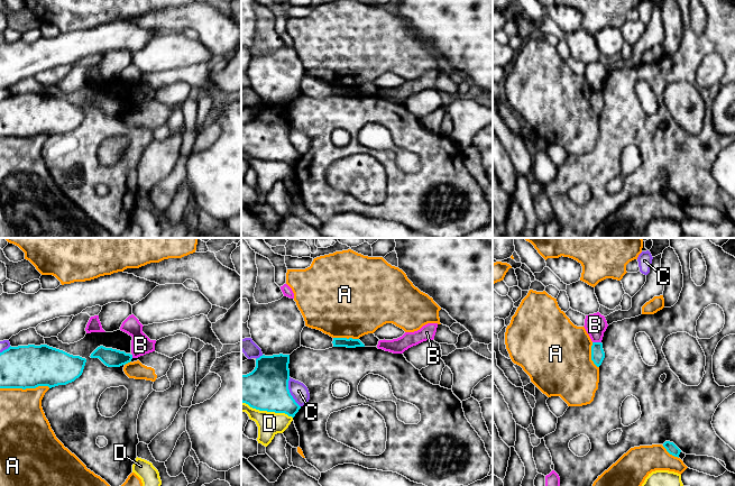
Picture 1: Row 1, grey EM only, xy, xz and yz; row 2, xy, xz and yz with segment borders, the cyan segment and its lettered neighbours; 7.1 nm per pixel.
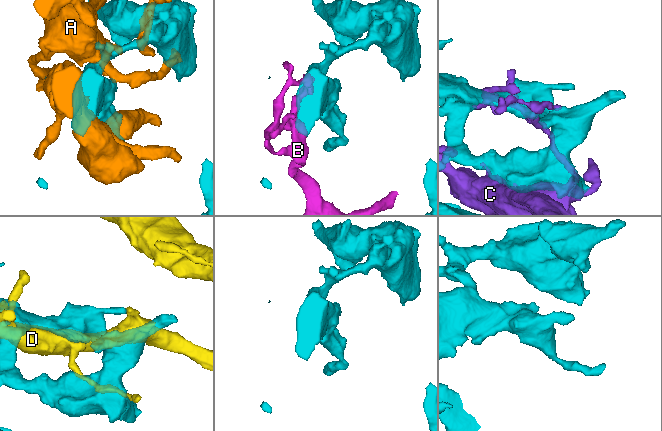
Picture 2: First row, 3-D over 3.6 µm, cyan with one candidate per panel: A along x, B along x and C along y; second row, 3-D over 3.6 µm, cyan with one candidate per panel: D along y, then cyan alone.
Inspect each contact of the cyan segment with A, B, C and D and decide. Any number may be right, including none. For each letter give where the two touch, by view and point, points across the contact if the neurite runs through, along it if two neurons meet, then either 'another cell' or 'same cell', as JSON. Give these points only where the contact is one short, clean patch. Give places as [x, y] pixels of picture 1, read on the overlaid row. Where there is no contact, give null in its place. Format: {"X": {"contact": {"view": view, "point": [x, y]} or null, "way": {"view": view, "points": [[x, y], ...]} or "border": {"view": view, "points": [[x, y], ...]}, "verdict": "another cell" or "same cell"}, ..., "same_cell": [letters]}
{"A": {"contact": {"view": "xy", "point": [25, 388]}, "verdict": "another cell"}, "B": {"contact": {"view": "yz", "point": [597, 342]}, "verdict": "another cell"}, "C": {"contact": {"view": "xz", "point": [288, 392]}, "verdict": "another cell"}, "D": {"contact": {"view": "xz", "point": [267, 411]}, "verdict": "another cell"}, "same_cell": []}

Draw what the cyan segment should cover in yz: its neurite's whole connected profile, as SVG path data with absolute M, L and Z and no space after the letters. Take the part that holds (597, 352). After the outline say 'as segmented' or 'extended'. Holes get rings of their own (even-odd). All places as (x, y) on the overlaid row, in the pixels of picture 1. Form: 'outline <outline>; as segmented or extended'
outline M592 342L591 346L591 360L599 367L605 358L605 352L601 342Z; as segmented

